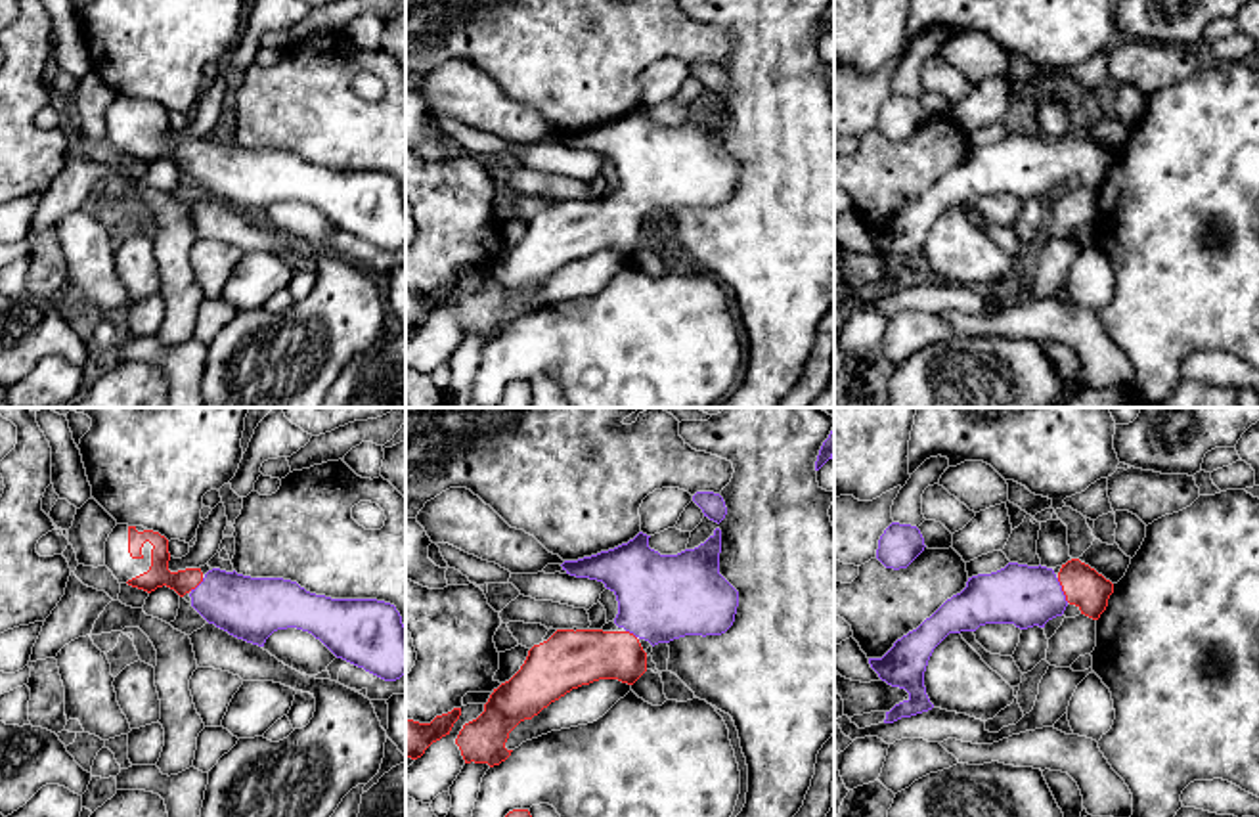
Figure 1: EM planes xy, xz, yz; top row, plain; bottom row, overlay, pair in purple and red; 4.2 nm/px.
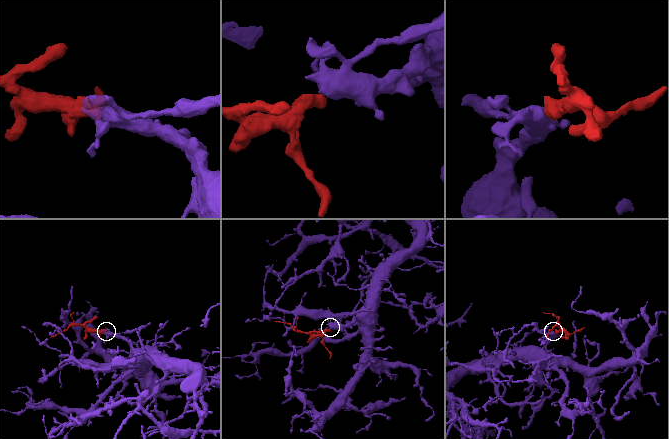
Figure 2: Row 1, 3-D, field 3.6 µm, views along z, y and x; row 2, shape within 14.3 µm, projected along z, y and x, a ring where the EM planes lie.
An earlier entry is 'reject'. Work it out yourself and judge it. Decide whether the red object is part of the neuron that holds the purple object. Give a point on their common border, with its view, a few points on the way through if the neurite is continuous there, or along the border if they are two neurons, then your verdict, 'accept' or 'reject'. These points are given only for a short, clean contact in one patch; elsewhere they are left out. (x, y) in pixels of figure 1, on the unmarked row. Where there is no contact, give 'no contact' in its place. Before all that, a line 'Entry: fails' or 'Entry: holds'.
Entry: fails
contact yz (1060, 161); way yz (1024, 167), (1051, 167), (1060, 161), (1083, 157); accept

